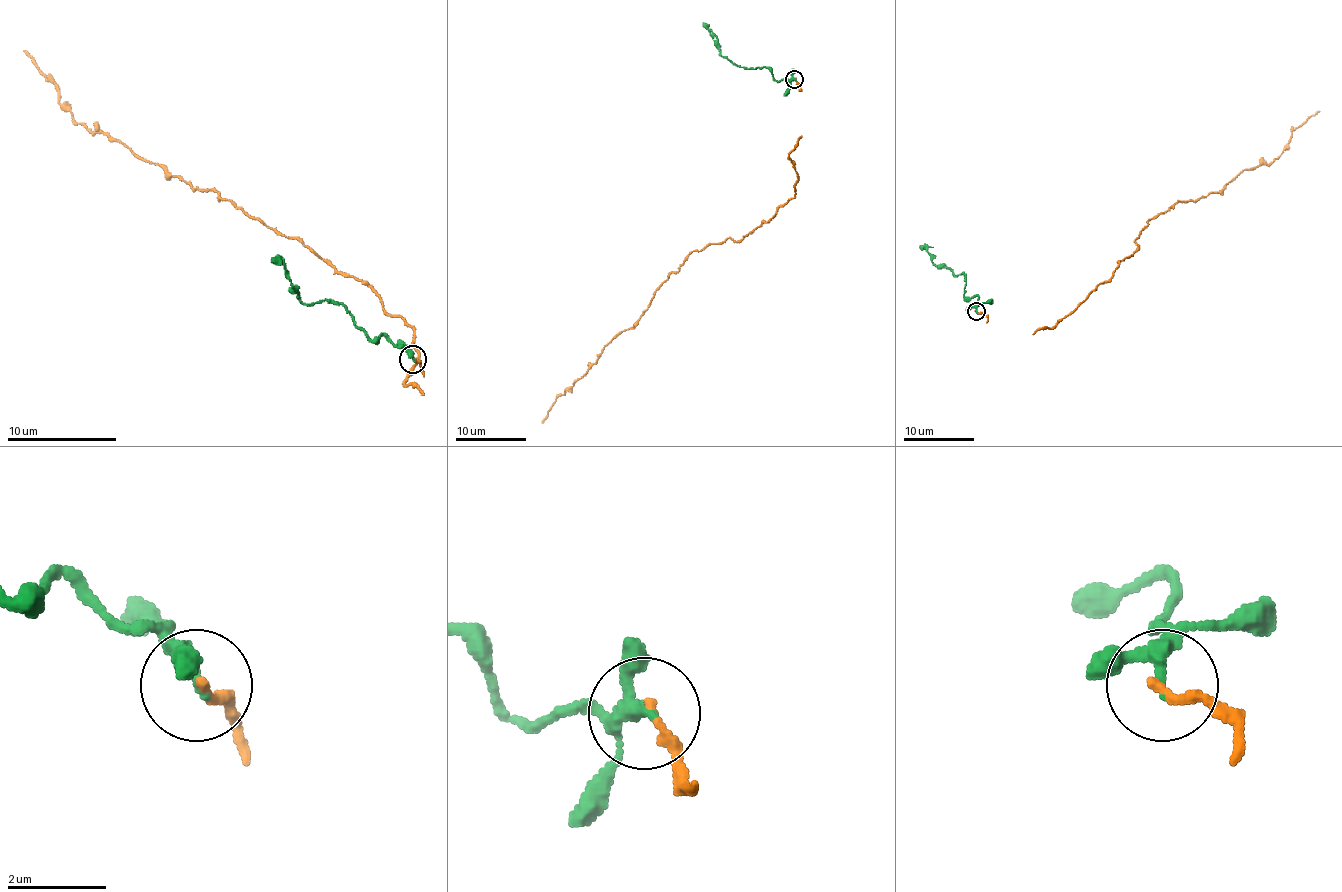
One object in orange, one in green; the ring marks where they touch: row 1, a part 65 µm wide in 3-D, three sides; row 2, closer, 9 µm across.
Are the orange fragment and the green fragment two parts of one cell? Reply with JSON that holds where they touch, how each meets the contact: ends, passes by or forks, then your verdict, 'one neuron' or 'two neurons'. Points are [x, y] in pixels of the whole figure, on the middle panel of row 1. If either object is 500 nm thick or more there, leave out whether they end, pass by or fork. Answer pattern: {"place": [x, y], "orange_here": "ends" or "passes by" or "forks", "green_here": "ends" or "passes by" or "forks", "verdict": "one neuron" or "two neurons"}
{"place": [794, 79], "orange_here": "ends", "green_here": "passes by", "verdict": "one neuron"}

